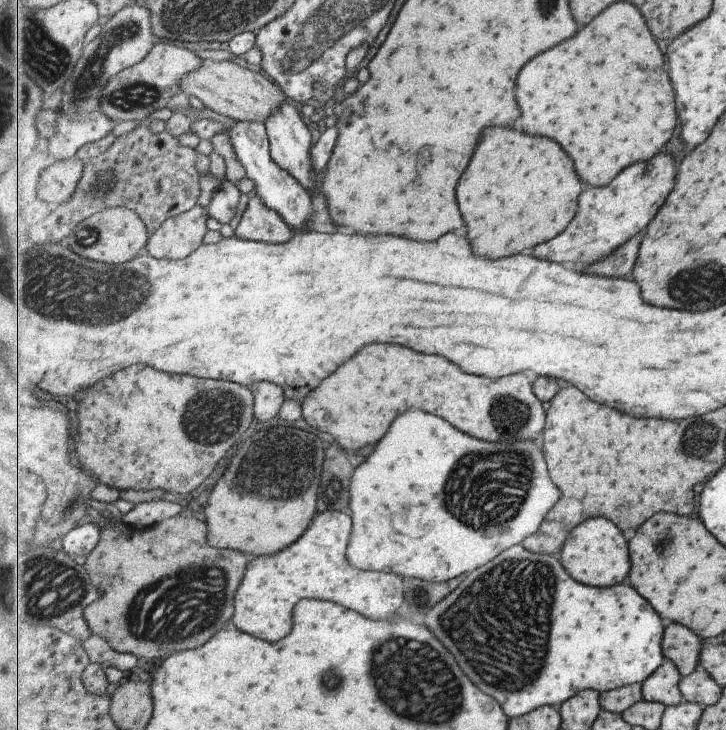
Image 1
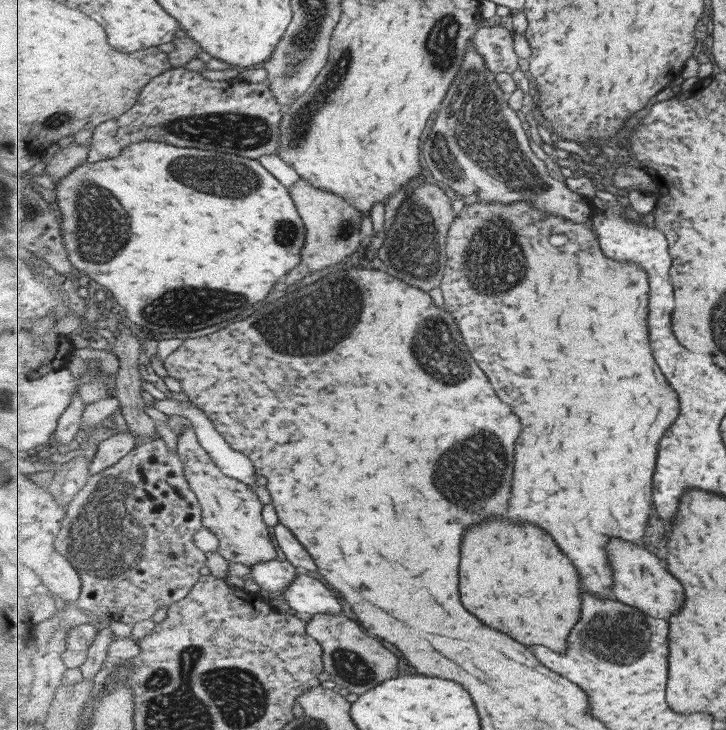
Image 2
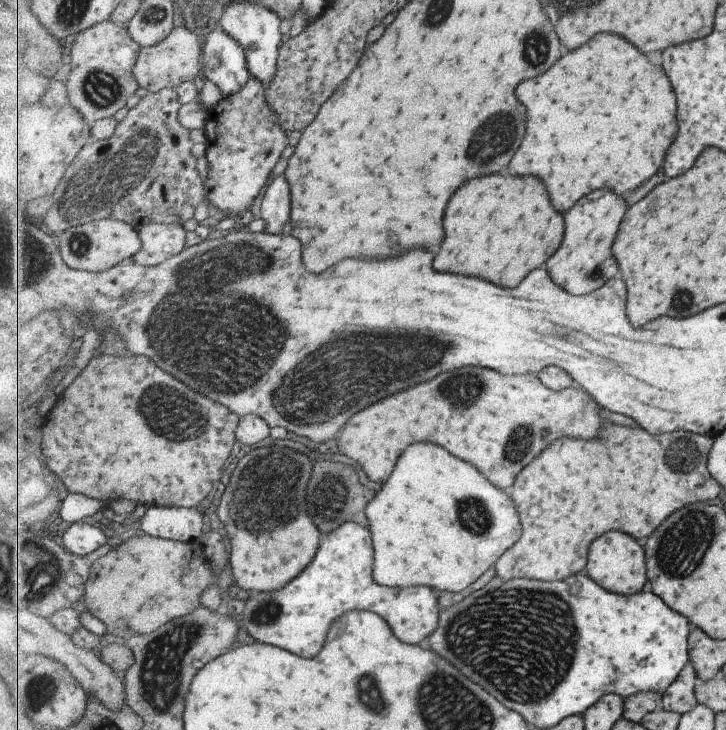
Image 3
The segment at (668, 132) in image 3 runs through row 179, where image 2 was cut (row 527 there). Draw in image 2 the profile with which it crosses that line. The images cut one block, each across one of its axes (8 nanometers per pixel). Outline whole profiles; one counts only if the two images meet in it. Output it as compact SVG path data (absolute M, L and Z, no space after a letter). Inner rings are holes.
M481 200L467 202L465 208L455 216L451 230L449 230L447 270L445 270L445 278L440 288L444 294L444 308L455 316L463 340L467 340L467 346L471 348L471 354L475 356L483 372L491 376L491 384L499 392L501 400L505 404L511 404L513 412L523 420L523 436L521 436L523 444L519 444L517 448L515 492L511 498L511 512L507 514L507 518L513 522L531 522L547 530L555 538L559 548L563 548L563 552L579 568L587 592L599 598L616 600L613 592L615 578L613 578L613 568L611 568L607 546L611 538L623 538L633 544L643 544L647 528L649 528L649 516L653 512L653 478L655 478L659 442L663 434L679 418L680 408L677 392L671 388L671 384L663 376L661 368L657 366L653 358L653 350L649 346L649 328L647 328L649 276L643 268L635 264L619 264L615 260L609 260L601 252L599 240L593 234L591 226L592 224L573 222L561 216L559 218L549 216L549 212L545 214L529 200L523 200L523 202L519 200L513 204L501 204L501 202L497 204L497 202L481 202ZM555 234L567 234L569 242L563 246L553 246L551 236ZM527 440L531 440L529 450L525 444Z

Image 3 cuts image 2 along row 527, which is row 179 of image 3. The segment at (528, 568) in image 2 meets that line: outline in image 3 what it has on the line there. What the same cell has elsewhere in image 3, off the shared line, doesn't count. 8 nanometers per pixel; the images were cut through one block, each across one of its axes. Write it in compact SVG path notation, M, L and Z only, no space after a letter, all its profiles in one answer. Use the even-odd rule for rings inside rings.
M483 176L463 186L445 216L447 238L435 258L437 272L471 274L503 288L517 288L529 272L543 266L561 246L563 214L555 212L549 192L535 176Z

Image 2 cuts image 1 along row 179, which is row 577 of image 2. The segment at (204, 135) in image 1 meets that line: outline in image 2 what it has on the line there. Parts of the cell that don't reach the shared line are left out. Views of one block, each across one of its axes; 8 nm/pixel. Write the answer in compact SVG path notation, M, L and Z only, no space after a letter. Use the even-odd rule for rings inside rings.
M288 560L261 561L250 568L252 580L267 591L268 600L279 597L301 570Z

